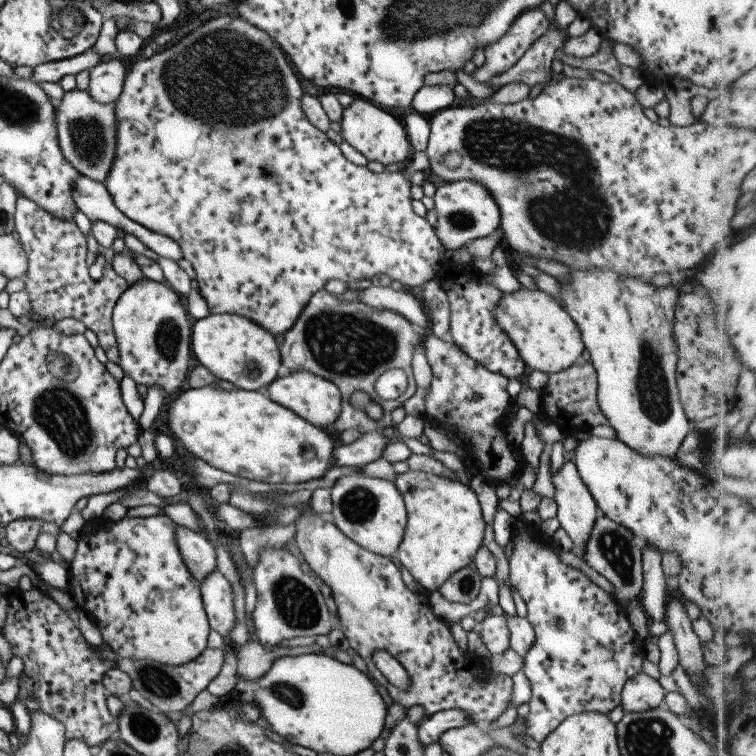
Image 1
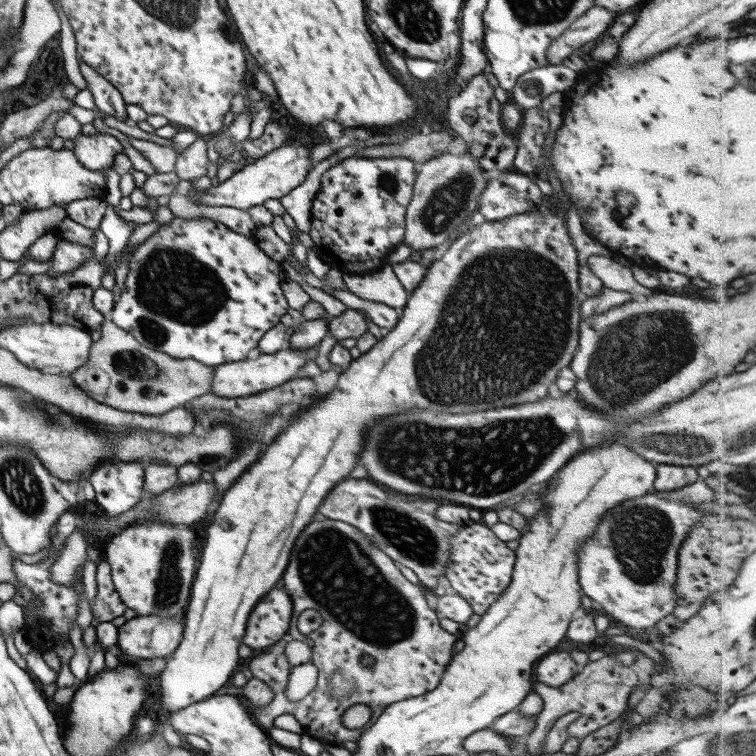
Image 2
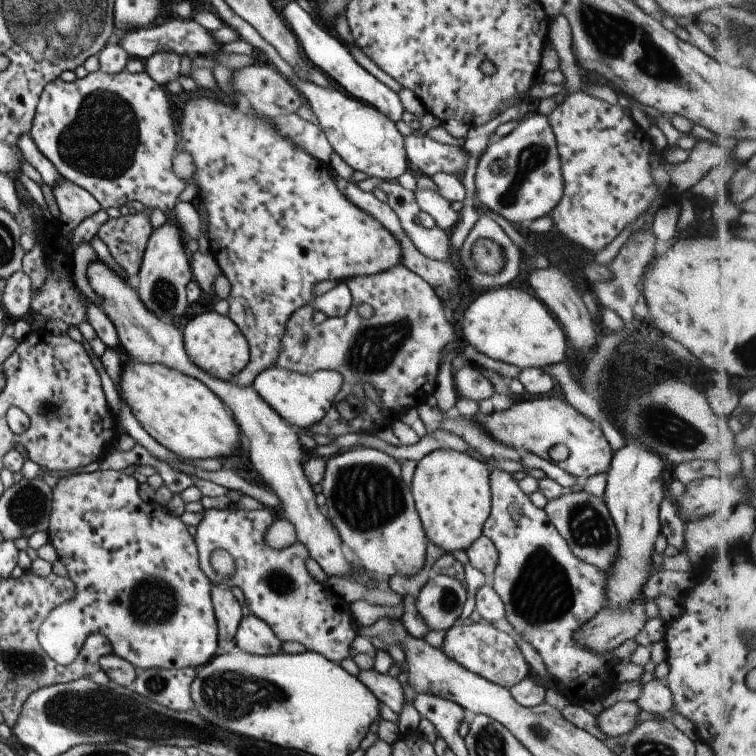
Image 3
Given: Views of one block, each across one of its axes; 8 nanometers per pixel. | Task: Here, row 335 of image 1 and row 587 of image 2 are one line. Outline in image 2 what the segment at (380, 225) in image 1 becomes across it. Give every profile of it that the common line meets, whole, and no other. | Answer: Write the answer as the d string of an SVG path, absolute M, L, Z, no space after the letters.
M279 584L271 588L249 611L241 643L252 651L275 644L287 632L292 611L288 593Z

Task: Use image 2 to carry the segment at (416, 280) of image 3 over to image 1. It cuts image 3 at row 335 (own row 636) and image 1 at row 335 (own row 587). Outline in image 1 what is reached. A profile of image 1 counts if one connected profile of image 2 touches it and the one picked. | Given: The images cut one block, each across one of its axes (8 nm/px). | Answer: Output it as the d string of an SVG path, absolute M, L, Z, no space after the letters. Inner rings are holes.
M324 289L317 290L301 308L297 319L278 339L280 362L288 371L308 371L329 380L341 396L341 413L333 426L337 431L347 429L358 433L392 426L390 412L397 406L407 406L415 395L416 385L410 363L414 347L421 346L421 338L413 332L411 324L399 314L386 309L376 310L359 300L345 302L340 296L331 295ZM390 369L400 369L406 375L406 390L397 398L382 400L373 391L373 382ZM360 391L369 396L381 410L379 419L371 419L359 408L350 404L353 392Z

